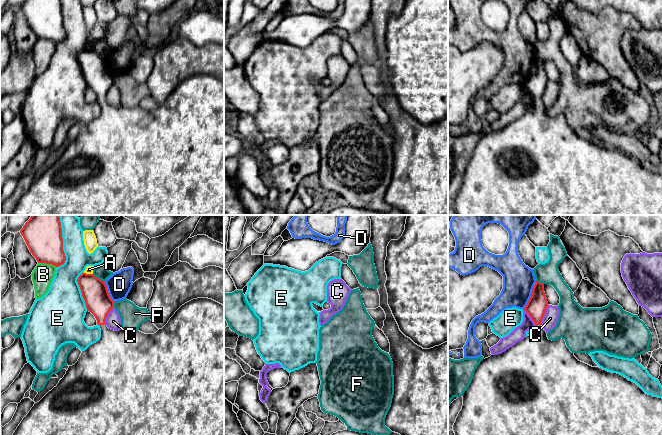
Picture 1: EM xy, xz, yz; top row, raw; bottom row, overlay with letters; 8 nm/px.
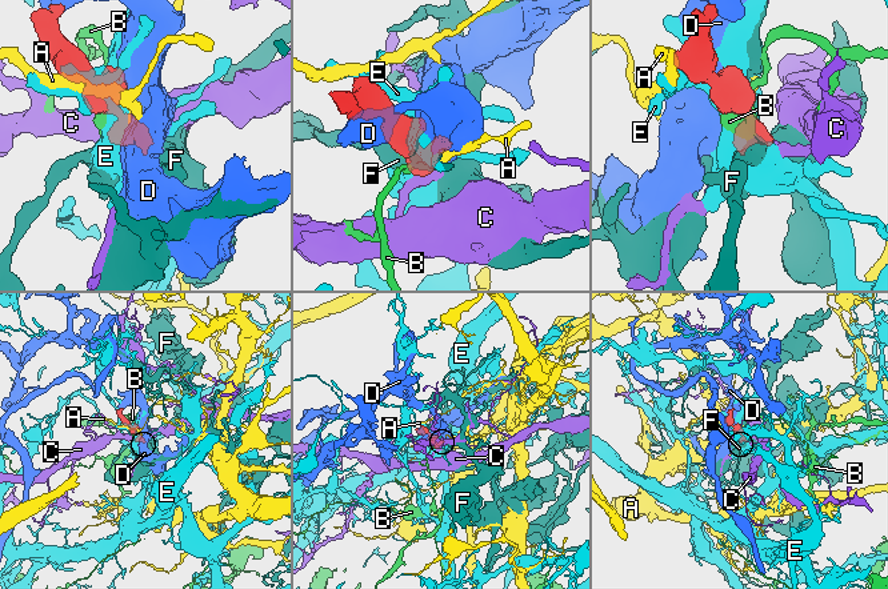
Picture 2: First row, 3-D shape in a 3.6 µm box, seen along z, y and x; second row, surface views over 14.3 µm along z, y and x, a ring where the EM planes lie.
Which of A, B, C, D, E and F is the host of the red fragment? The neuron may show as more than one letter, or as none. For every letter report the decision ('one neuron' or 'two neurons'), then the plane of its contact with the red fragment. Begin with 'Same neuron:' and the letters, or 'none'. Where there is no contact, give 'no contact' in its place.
Same neuron: none
A: two neurons | xy
B: two neurons | xy
C: two neurons | yz
D: two neurons | yz
E: two neurons | xy
F: two neurons | xy

